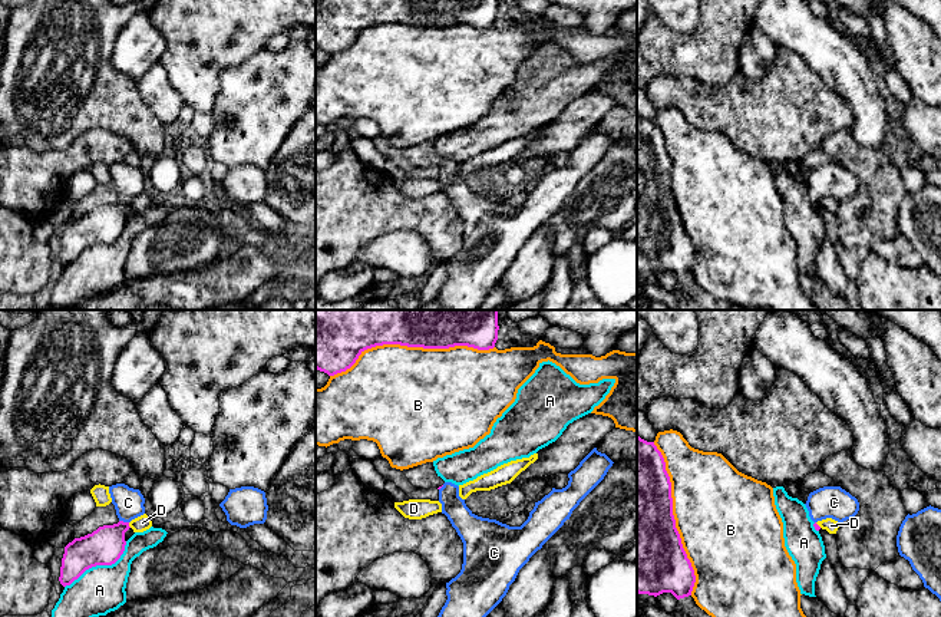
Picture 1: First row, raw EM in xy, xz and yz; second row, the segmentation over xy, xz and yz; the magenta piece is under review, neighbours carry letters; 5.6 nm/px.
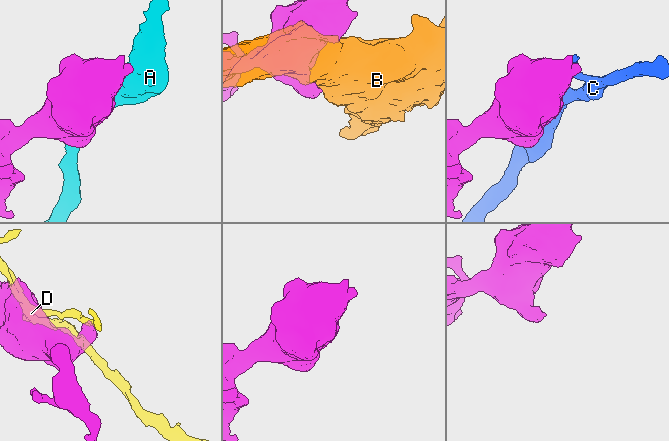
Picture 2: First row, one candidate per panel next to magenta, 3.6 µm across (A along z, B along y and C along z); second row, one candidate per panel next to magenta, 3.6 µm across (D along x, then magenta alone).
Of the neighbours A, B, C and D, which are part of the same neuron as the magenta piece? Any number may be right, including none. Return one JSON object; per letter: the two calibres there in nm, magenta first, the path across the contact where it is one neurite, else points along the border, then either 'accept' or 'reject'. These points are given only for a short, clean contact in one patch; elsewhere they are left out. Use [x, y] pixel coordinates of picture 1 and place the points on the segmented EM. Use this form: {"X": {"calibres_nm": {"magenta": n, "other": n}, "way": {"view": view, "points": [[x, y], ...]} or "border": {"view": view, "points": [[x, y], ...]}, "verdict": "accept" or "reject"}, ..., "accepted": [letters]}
{"A": {"calibres_nm": {"magenta": 200, "other": 280}, "verdict": "reject"}, "B": {"calibres_nm": {"magenta": 440, "other": 500}, "verdict": "reject"}, "C": {"calibres_nm": {"magenta": 200, "other": 160}, "way": {"view": "xy", "points": [[105, 545], [122, 521], [128, 502]]}, "verdict": "accept"}, "D": {"calibres_nm": {"magenta": 200, "other": 90}, "border": {"view": "xy", "points": [[128, 523], [131, 527]]}, "verdict": "reject"}, "accepted": ["C"]}

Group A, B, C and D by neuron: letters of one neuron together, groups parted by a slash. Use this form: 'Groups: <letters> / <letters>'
Groups: A / B / C / D

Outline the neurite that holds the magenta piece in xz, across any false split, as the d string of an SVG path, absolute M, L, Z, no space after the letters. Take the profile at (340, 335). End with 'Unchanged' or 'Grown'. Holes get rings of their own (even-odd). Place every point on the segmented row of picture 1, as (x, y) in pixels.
M316 310L316 369L334 376L372 347L495 347L498 310Z. Unchanged

